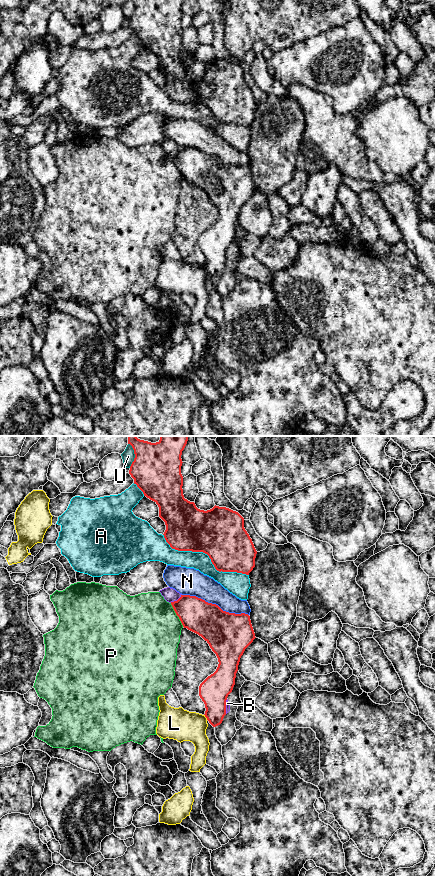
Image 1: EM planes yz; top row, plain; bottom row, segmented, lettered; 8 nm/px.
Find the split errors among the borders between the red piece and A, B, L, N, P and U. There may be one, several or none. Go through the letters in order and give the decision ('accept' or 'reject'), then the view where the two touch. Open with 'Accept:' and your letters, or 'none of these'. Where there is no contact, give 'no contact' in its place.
Accept: none of these
A: reject; contact in yz
B: reject; contact in yz
L: reject; contact in yz
N: reject; contact in yz
P: reject; contact in yz
U: reject; contact in yz

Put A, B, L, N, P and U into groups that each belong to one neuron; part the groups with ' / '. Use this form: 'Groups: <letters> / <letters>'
Groups: A / B / L / N U / P

